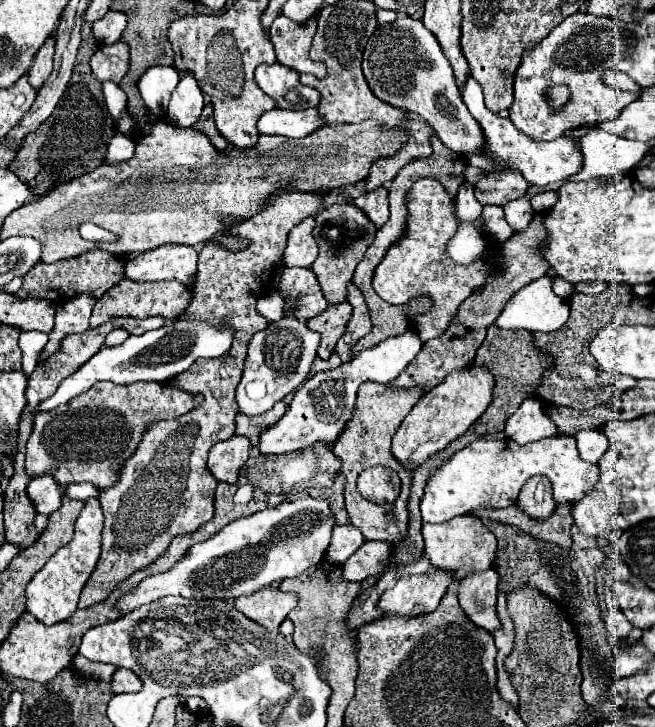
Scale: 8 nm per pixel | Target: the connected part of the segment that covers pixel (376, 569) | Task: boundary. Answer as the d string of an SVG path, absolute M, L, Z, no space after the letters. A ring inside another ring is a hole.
M364 541L364 545L344 563L344 579L364 581L380 575L390 563L390 543L386 541Z

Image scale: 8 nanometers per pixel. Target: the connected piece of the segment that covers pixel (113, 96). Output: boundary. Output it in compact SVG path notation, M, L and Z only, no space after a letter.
M104 81L102 83L102 93L104 93L108 113L112 115L114 125L116 125L118 119L122 117L122 113L126 111L126 93L114 81Z

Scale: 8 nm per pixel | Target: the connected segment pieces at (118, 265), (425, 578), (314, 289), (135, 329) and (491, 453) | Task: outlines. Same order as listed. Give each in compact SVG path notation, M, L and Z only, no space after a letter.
M90 249L72 259L64 259L64 261L56 261L56 263L40 263L40 265L36 265L36 269L32 269L32 273L28 273L24 277L24 283L22 283L20 291L16 293L16 297L18 299L26 299L26 297L48 299L54 305L62 305L82 293L86 293L94 299L100 299L112 285L116 285L124 279L124 265L128 259L130 259L130 255L114 255L110 251Z
M436 569L424 575L404 575L398 583L384 591L380 597L380 609L386 615L422 615L438 607L448 585L454 581L454 573Z
M284 269L284 277L280 281L282 297L286 299L284 315L296 319L312 319L320 315L328 303L320 293L320 285L316 275L310 269Z
M148 317L148 319L144 319L144 321L112 319L112 321L108 321L108 323L104 323L104 325L96 327L96 329L88 329L88 331L80 333L80 335L68 335L68 337L62 341L62 347L60 347L50 359L46 359L44 363L38 363L36 371L30 375L30 383L28 383L28 389L26 389L26 393L28 393L28 405L26 405L26 409L34 409L34 407L38 407L46 397L54 395L54 391L58 389L58 385L62 383L62 379L66 379L68 375L72 375L80 365L84 365L92 355L96 355L96 353L102 349L104 339L106 339L106 335L108 335L112 329L126 329L130 335L142 335L142 333L146 333L146 331L152 331L152 329L156 329L156 327L162 327L162 325L164 325L164 319L162 319L162 317Z
M568 435L540 439L528 445L518 445L512 439L478 439L456 451L432 471L420 503L422 520L424 523L444 523L452 517L468 515L474 509L510 507L514 505L522 485L532 475L544 475L552 481L554 499L560 505L580 501L588 489L596 485L600 469L580 459L576 441Z

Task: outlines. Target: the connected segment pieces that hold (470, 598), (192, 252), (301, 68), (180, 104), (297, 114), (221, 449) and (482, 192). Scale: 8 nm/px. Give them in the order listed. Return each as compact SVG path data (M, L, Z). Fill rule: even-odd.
M486 569L480 573L466 575L458 585L458 601L468 619L494 633L500 629L500 619L496 615L496 597L498 597L498 573Z
M162 245L160 249L150 249L148 253L140 253L126 265L126 279L136 281L168 281L176 279L180 283L190 283L196 275L196 249L190 245Z
M278 17L270 27L270 39L276 49L276 61L298 73L312 73L324 77L326 67L314 63L308 55L316 33L316 21L312 25L292 25L286 17Z
M180 73L178 89L170 97L168 105L168 121L174 127L192 127L204 107L202 91L192 77L192 73Z
M272 109L264 113L258 121L258 131L262 135L284 135L284 137L306 137L318 131L326 121L318 113L318 109L304 109L304 111L286 111L286 109Z
M234 435L228 441L221 441L214 445L209 452L207 466L214 477L235 484L242 465L250 457L250 441L246 437ZM224 463L228 463L228 472ZM220 475L220 477L218 477Z
M488 171L474 185L474 195L482 205L504 207L508 201L528 195L530 187L520 171Z

